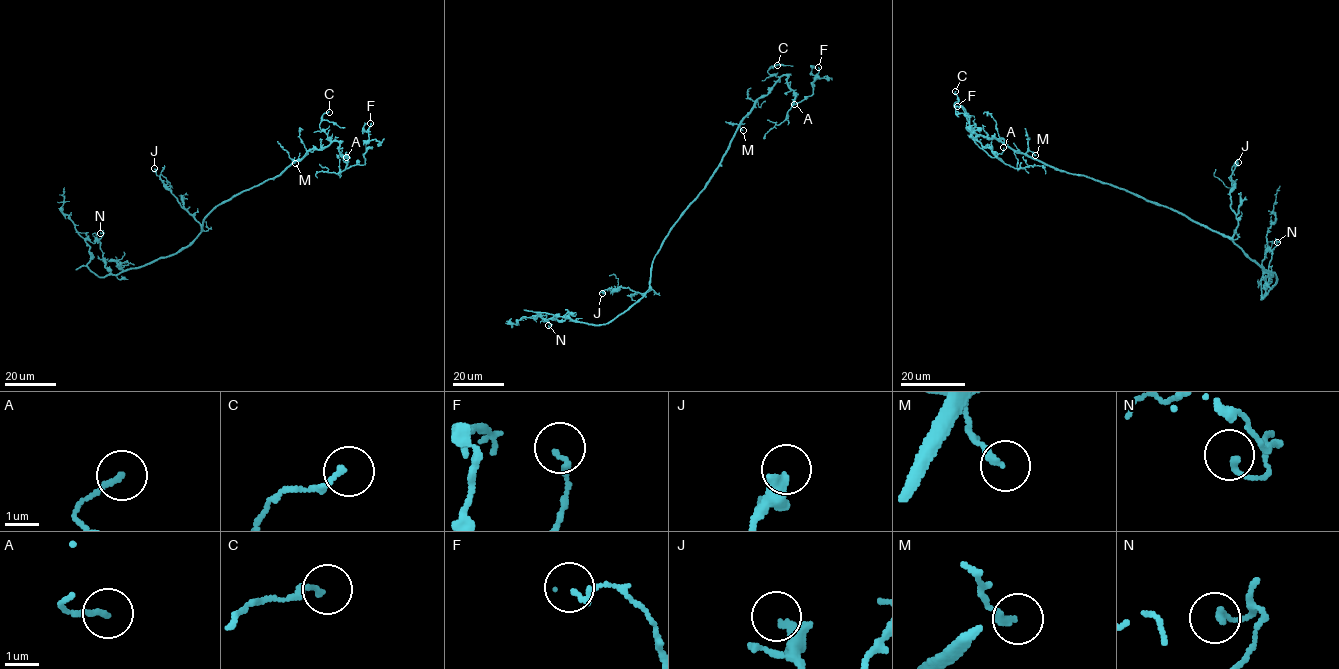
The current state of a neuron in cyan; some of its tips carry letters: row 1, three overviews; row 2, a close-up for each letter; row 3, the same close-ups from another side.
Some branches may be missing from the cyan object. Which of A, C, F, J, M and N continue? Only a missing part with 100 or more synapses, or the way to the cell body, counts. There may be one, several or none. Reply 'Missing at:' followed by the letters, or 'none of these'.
Missing at: none of these

